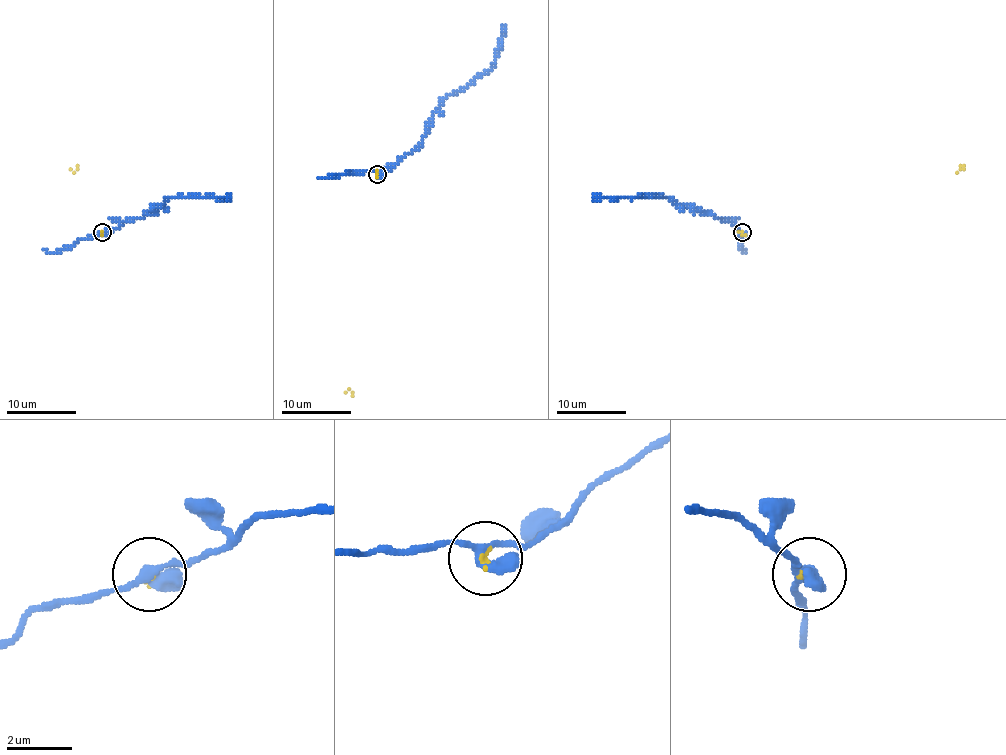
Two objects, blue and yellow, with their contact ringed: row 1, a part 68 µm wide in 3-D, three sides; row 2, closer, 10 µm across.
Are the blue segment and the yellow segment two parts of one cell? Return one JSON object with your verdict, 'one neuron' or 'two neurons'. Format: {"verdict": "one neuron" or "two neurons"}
{"verdict": "one neuron"}

